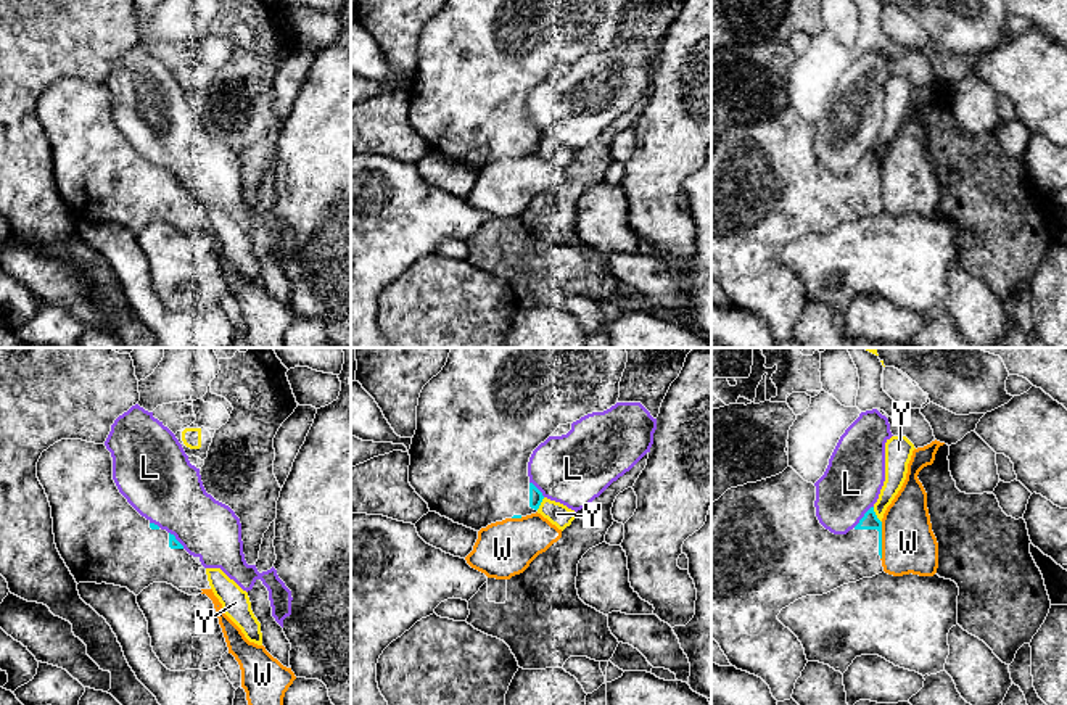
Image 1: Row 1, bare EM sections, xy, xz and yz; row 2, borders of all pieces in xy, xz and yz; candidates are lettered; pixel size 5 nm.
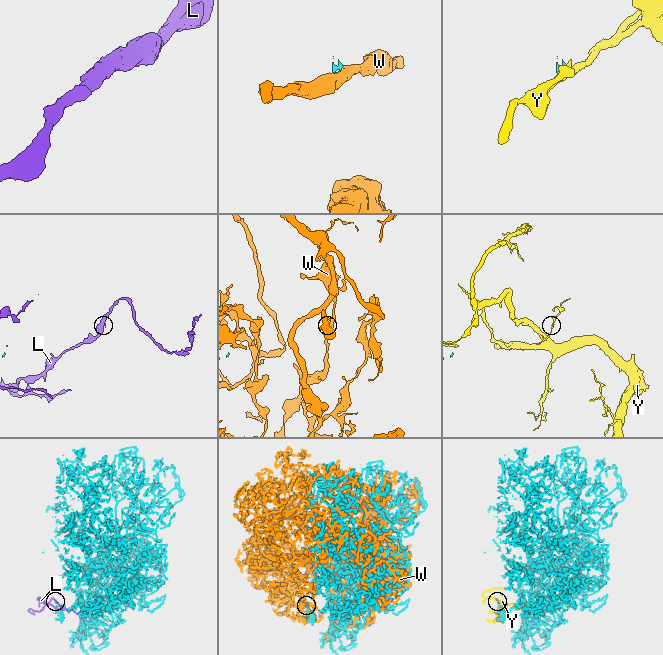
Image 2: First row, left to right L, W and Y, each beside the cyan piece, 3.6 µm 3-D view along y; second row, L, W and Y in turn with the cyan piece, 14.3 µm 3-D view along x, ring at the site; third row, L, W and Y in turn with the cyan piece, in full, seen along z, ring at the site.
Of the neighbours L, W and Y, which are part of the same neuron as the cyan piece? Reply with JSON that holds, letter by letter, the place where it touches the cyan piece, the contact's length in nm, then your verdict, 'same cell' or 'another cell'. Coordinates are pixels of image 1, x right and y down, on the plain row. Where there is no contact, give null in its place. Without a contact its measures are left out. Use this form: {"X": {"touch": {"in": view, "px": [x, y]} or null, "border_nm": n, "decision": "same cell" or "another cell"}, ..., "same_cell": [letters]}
{"L": {"touch": {"in": "yz", "px": [863, 156]}, "border_nm": 150, "decision": "another cell"}, "W": {"touch": {"in": "yz", "px": [881, 181]}, "border_nm": 190, "decision": "another cell"}, "Y": {"touch": {"in": "yz", "px": [876, 155]}, "border_nm": 90, "decision": "another cell"}, "same_cell": []}

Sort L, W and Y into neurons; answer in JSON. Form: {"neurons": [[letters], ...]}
{"neurons": [["L"], ["W"], ["Y"]]}

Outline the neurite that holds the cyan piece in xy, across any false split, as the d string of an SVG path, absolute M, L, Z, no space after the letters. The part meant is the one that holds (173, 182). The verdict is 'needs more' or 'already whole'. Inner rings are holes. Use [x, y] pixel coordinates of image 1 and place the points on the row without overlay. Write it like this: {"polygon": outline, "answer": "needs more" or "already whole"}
{"polygon": "M61 79L42 92L37 118L51 146L56 188L76 222L106 222L138 235L153 222L174 227L209 225L206 208L174 174L142 156L119 132L113 119L113 97L105 84Z", "answer": "needs more"}

